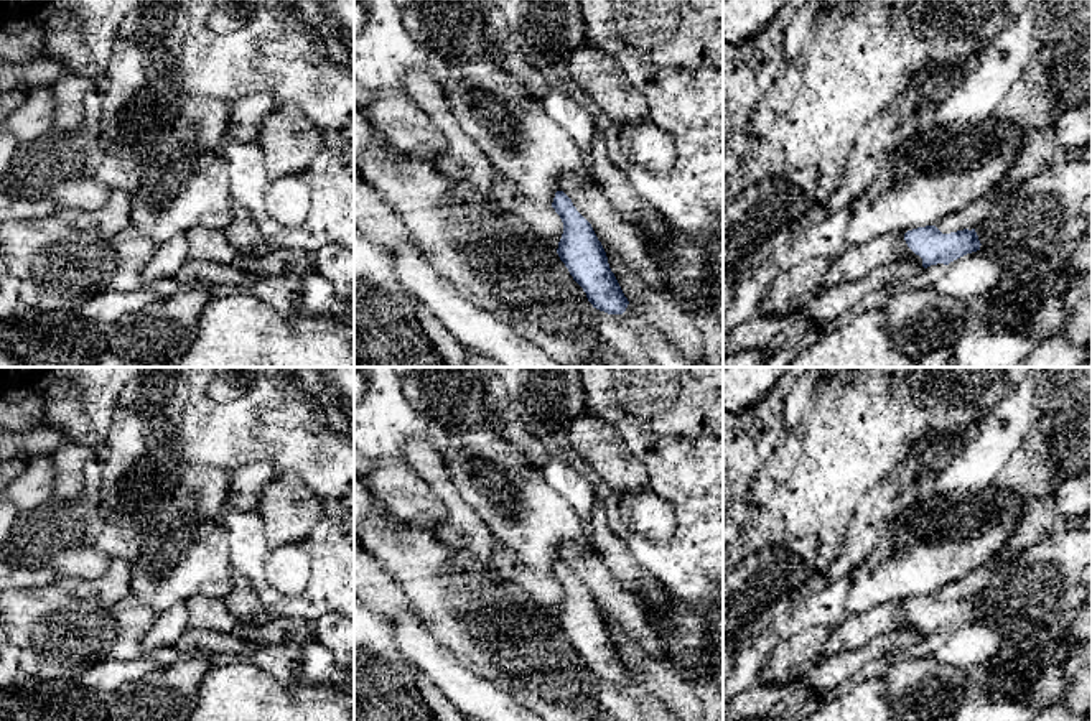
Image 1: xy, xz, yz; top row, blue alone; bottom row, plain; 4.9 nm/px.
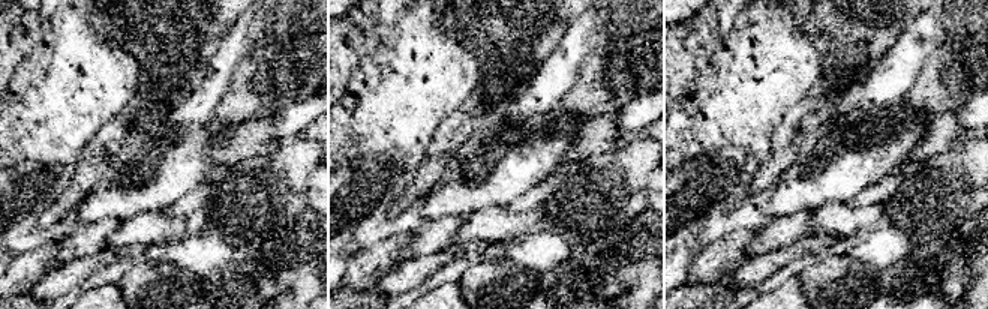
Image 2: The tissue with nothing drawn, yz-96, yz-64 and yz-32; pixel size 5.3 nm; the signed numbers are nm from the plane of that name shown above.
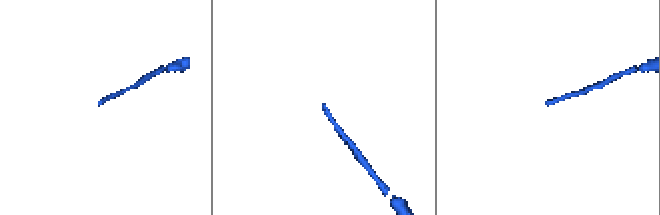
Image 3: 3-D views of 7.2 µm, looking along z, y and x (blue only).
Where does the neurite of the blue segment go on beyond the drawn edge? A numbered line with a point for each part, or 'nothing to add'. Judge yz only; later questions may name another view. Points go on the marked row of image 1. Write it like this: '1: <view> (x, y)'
1: yz (906, 254)

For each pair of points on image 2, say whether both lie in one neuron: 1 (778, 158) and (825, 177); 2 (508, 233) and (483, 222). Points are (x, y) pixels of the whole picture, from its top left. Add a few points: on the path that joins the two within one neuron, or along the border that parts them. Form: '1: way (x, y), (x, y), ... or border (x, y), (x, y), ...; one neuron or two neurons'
1: border (811, 132), (804, 138), (795, 159), (775, 182); two neurons
2: way (502, 227), (499, 224), (489, 224); one neuron

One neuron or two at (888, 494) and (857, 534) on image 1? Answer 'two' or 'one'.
one

